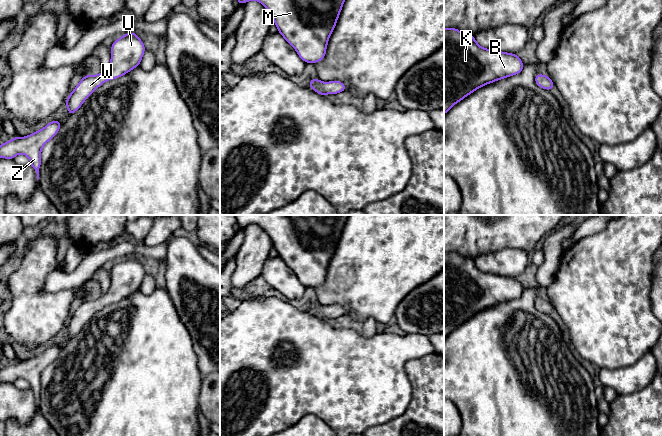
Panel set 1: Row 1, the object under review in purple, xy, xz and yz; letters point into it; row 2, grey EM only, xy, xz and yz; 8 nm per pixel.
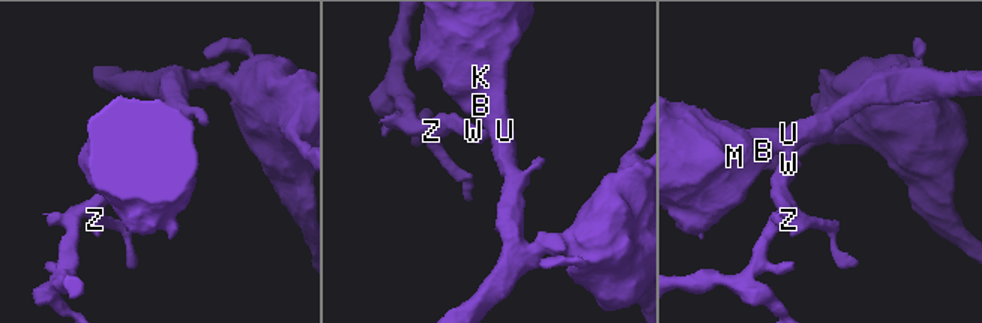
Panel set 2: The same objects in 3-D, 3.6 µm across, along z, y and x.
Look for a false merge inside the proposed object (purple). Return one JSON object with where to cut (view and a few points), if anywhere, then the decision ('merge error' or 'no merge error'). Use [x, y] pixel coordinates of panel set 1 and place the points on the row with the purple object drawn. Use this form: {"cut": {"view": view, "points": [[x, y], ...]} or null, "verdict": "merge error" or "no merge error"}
{"cut": null, "verdict": "no merge error"}

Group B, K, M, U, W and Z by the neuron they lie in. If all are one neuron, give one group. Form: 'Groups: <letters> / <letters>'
Groups: B K M U W Z

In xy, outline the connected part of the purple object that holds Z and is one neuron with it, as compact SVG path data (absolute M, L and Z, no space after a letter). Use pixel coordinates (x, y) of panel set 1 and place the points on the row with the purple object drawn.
M54 120L33 134L25 137L14 137L8 142L0 144L0 158L13 160L18 154L26 155L29 158L30 165L36 170L38 180L41 150L58 133L60 127L60 122Z

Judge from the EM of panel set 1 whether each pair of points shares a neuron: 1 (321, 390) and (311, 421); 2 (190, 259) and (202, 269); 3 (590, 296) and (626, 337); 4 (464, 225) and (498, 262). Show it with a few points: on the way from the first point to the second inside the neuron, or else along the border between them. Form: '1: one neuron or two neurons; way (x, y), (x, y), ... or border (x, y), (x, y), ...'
1: two neurons; border (292, 424), (308, 414), (314, 414), (329, 425)
2: one neuron; way (193, 262), (199, 268)
3: one neuron; way (600, 306), (609, 315), (610, 321), (616, 327)
4: two neurons; border (513, 248), (504, 248), (479, 254), (473, 259)

